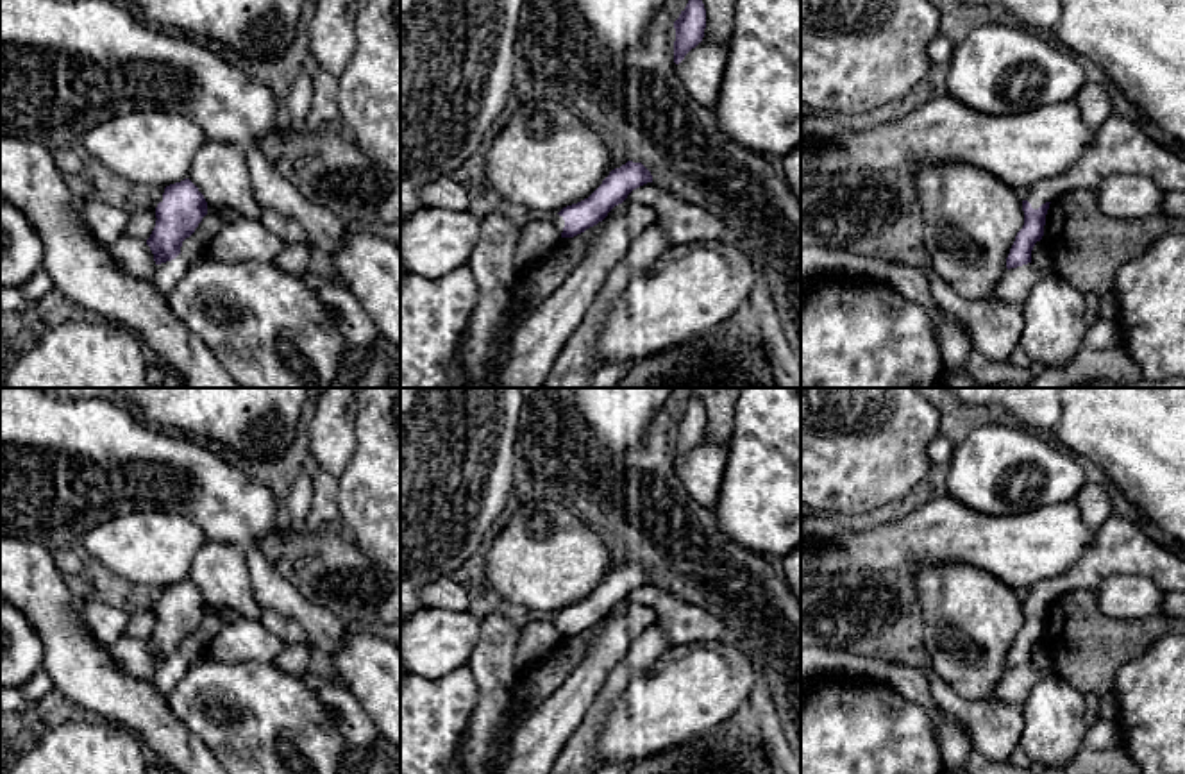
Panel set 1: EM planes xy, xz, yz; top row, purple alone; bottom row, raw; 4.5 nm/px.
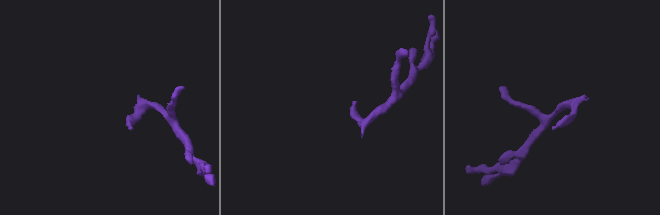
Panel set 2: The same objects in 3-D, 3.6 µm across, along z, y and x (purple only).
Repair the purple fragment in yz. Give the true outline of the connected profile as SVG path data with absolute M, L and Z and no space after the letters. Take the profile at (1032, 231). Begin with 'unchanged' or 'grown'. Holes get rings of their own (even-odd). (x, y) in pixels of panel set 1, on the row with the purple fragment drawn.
grown; M1110 114L1097 129L1092 143L1083 156L1060 177L1042 181L1030 189L1030 197L1022 200L1024 225L1017 232L1015 241L1006 257L1006 268L1017 268L1031 263L1031 250L1044 236L1046 215L1049 204L1076 188L1094 188L1105 177L1115 173L1131 173L1151 179L1162 191L1185 191L1185 152L1169 148L1158 139L1149 138L1133 120Z

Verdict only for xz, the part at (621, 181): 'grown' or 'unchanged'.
grown

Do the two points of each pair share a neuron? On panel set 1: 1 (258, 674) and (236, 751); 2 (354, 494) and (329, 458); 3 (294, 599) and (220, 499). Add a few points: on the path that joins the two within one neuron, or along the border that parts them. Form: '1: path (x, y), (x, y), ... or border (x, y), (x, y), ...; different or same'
1: path (258, 694), (256, 731); same
2: border (356, 437), (352, 456), (338, 479); different
3: border (258, 544), (243, 551); different

